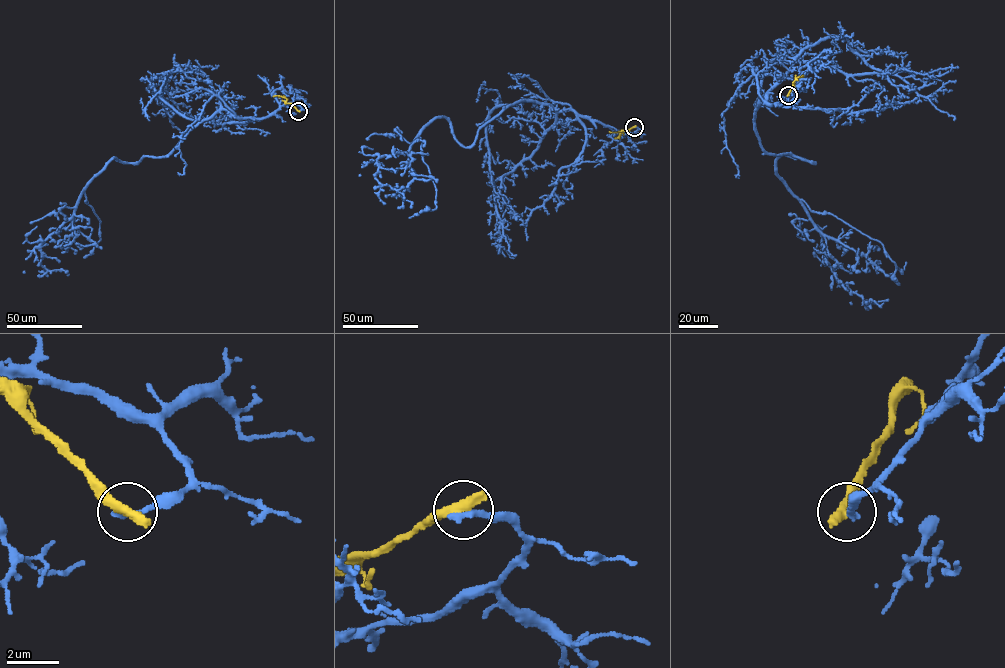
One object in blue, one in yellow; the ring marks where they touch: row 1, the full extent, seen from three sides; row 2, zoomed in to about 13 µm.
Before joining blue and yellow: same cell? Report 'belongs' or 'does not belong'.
does not belong

